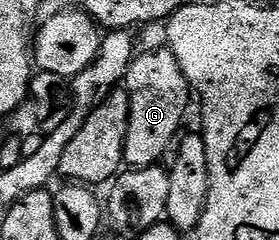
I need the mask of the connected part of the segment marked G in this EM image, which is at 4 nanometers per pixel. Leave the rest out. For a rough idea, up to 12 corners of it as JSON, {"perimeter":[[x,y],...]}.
{"perimeter":[[171,50],[137,53],[122,86],[132,168],[177,141],[190,99]]}

